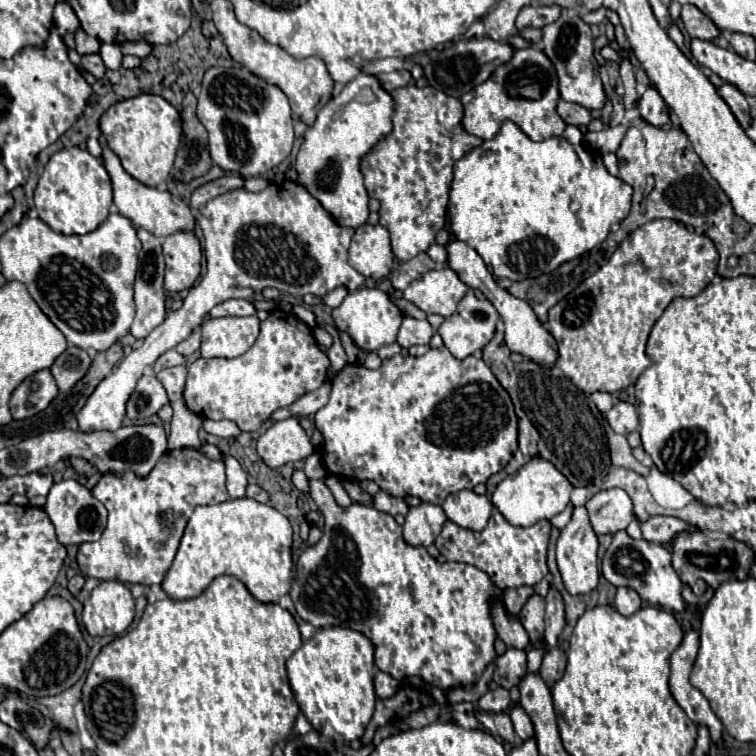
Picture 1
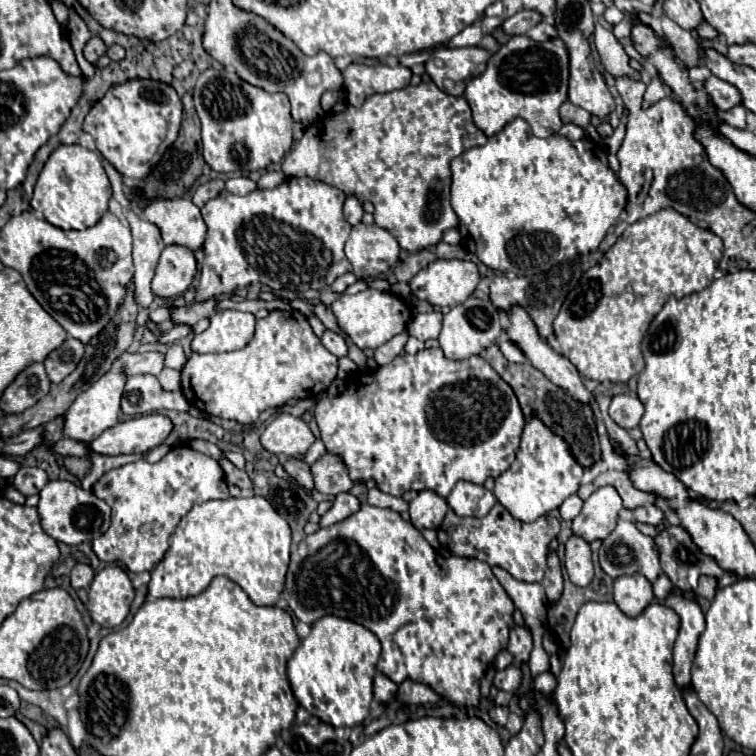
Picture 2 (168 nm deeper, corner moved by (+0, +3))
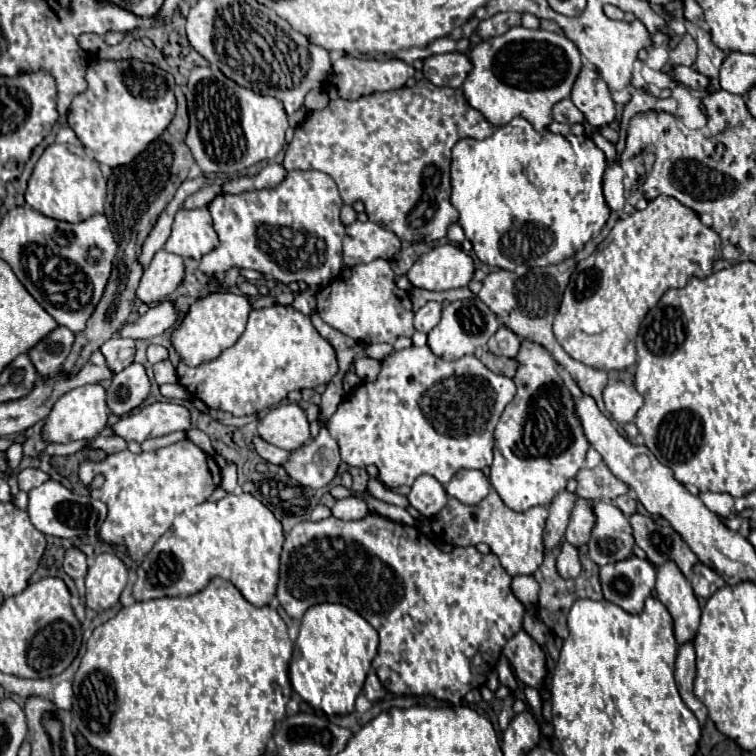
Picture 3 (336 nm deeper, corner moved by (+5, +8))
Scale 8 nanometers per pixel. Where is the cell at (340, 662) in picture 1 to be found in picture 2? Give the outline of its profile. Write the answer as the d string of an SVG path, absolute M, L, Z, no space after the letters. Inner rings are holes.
M324 616L312 624L310 636L302 640L288 660L288 680L300 706L334 728L352 728L370 714L372 678L380 658L380 640L364 626Z

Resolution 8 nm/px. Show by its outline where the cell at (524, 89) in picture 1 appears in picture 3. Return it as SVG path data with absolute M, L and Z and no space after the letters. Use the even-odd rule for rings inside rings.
M513 27L499 37L493 37L475 45L469 53L469 59L473 69L463 83L463 93L469 105L481 111L485 119L497 127L507 125L517 115L527 119L535 131L545 131L551 125L553 105L571 95L571 87L583 65L577 45L565 35L543 31L543 29L525 29L525 27Z

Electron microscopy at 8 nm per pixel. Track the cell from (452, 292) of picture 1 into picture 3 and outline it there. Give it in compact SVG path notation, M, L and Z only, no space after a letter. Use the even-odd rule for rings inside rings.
M441 245L423 253L409 269L409 281L419 289L447 291L465 287L473 279L473 259L457 245Z

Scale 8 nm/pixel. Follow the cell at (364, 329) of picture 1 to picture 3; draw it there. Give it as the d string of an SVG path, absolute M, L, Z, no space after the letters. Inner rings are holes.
M375 259L367 265L355 265L351 269L351 277L335 279L325 289L321 289L315 299L317 313L327 325L363 345L393 345L397 337L412 337L415 333L413 305L409 293L395 285L395 273L385 259Z

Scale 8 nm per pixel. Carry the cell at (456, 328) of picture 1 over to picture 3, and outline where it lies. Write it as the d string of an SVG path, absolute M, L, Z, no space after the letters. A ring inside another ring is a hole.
M479 297L463 299L463 301L449 303L443 309L443 317L441 317L439 325L435 325L429 331L427 345L431 347L431 351L437 357L441 357L445 361L455 361L463 355L473 355L475 349L483 347L497 329L499 329L499 323L497 323L495 313L491 313L491 309L487 309L487 305L483 305L483 301Z

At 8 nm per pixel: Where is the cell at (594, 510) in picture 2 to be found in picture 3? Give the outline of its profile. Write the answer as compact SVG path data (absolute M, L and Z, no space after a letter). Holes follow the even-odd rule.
M579 499L573 507L571 521L565 531L565 541L569 541L575 547L585 545L589 541L593 525L595 525L595 515L591 511L591 505L585 499Z

